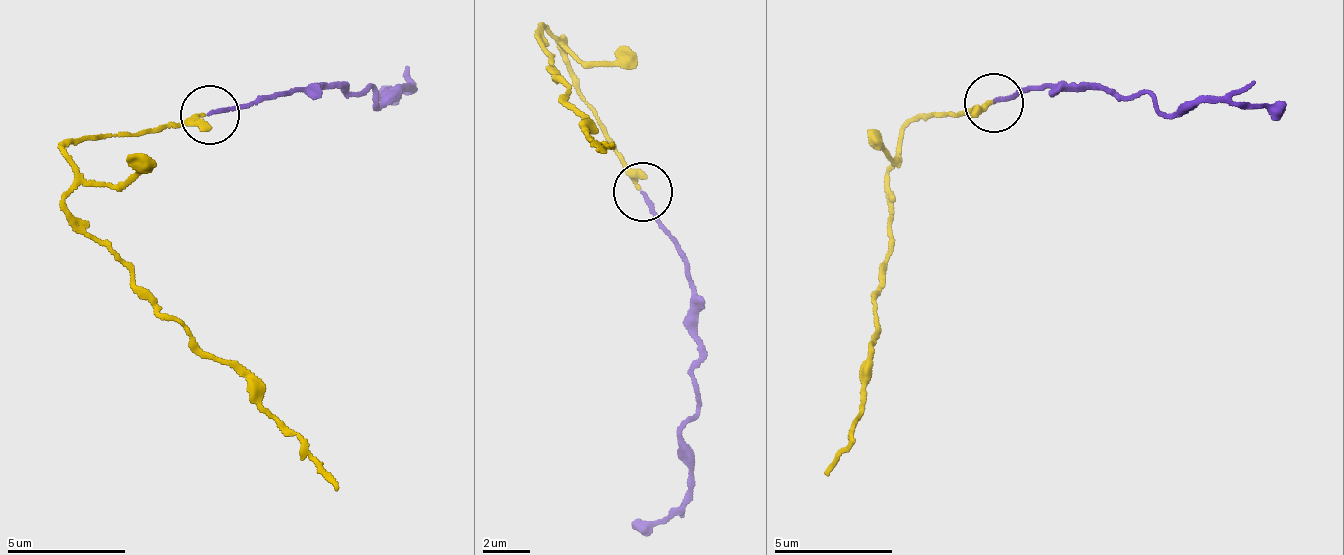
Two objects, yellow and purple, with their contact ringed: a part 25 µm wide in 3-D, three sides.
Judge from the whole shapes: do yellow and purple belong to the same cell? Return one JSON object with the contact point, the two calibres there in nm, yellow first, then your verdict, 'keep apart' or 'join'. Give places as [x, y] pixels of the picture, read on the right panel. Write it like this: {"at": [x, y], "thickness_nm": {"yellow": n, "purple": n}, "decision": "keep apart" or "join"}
{"at": [993, 102], "thickness_nm": {"yellow": 170, "purple": 160}, "decision": "join"}

